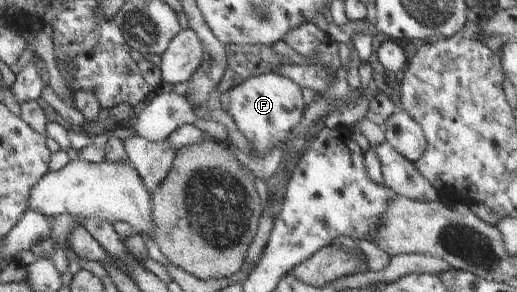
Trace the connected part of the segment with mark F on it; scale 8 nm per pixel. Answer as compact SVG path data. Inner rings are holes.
M276 73L245 79L228 93L231 98L227 112L236 121L240 132L256 147L256 152L248 154L264 153L276 147L276 143L283 145L287 133L296 127L306 107L301 87L290 78Z

